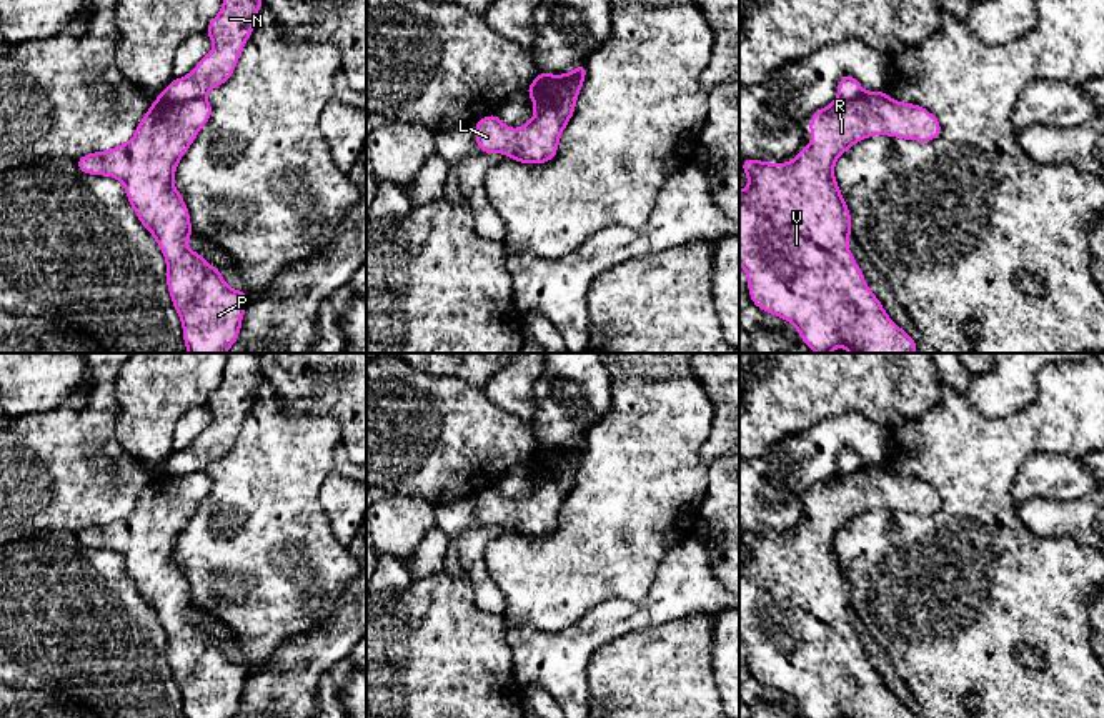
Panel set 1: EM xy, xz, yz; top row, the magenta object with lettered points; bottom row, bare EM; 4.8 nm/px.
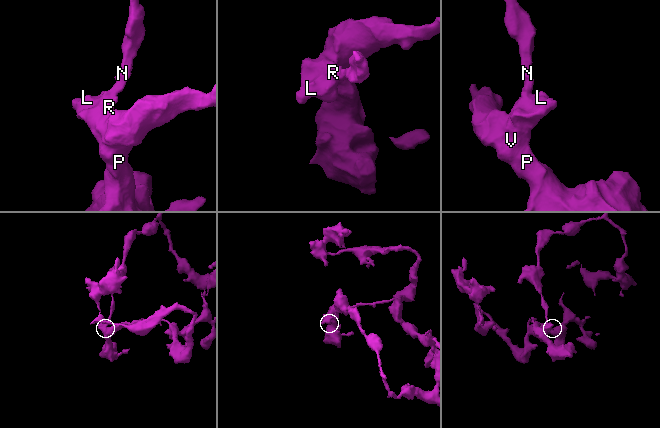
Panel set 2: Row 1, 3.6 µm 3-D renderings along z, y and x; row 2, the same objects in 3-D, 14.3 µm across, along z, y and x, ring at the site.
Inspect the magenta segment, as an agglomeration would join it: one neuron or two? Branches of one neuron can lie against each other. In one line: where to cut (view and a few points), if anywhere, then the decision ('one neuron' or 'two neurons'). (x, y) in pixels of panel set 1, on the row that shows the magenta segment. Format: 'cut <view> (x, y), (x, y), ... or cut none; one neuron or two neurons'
cut xy (160, 95), (170, 100), (203, 99); two neurons

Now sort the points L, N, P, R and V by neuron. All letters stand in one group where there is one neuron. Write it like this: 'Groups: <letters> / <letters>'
Groups: L P R V / N

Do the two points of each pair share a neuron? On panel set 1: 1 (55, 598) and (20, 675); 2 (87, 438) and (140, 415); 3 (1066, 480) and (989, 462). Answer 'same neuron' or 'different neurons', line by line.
1: same neuron
2: different neurons
3: different neurons

